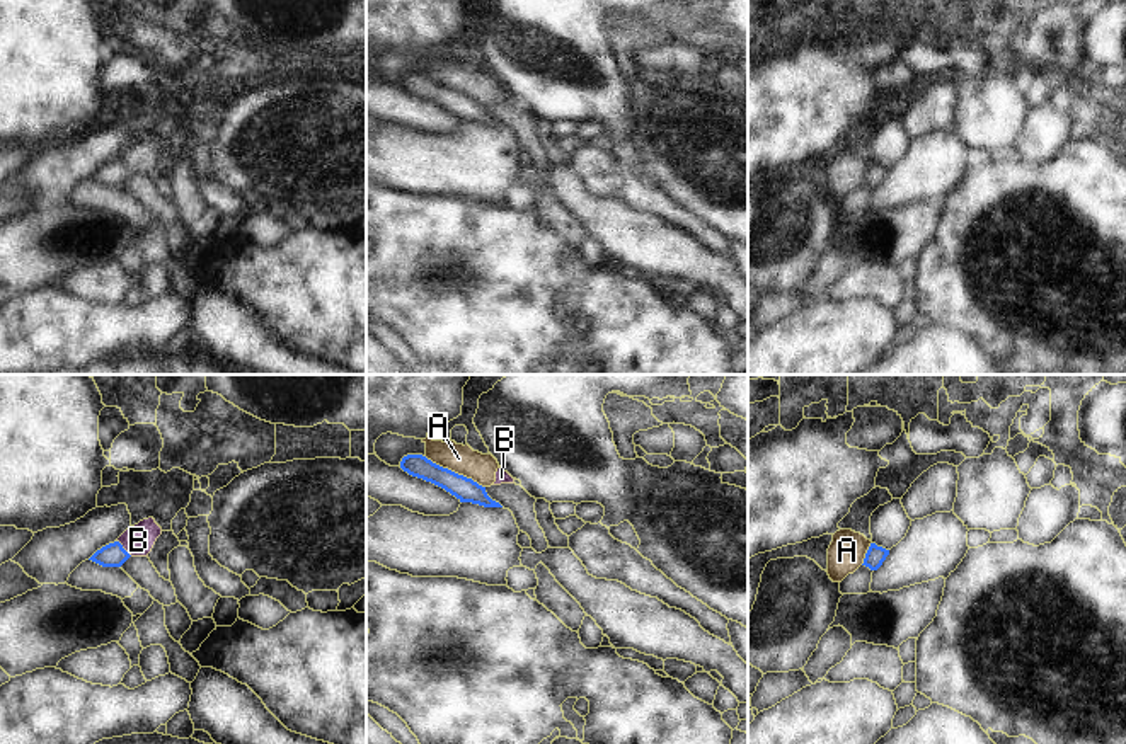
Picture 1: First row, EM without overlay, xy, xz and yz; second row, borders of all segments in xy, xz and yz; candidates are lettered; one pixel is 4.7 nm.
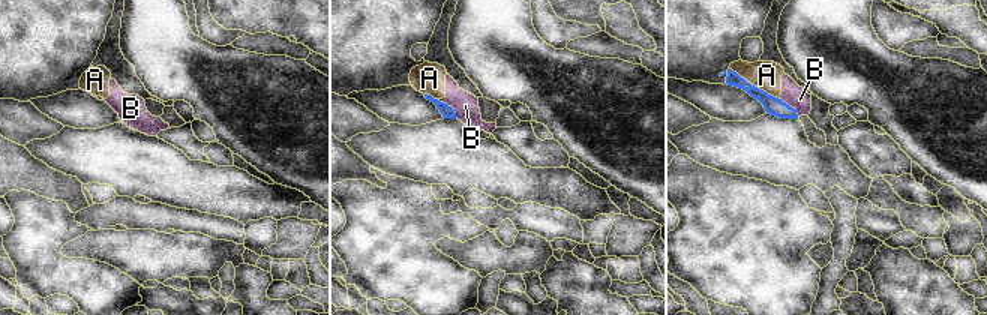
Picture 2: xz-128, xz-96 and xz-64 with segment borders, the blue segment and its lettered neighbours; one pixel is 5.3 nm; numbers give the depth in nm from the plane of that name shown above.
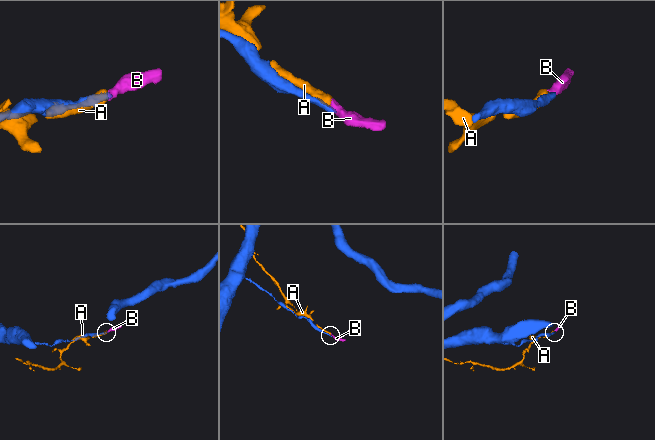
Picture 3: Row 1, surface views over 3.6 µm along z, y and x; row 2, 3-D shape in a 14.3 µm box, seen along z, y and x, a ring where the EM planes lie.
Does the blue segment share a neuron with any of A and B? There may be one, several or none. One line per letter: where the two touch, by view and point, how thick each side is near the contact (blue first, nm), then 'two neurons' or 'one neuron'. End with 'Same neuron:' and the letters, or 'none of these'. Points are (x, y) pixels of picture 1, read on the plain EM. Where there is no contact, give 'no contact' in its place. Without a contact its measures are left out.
A: xz (453, 91) | 110/140 nm | two neurons
B: xy (123, 167) | 110/150 nm | two neurons
Same neuron: none of these

